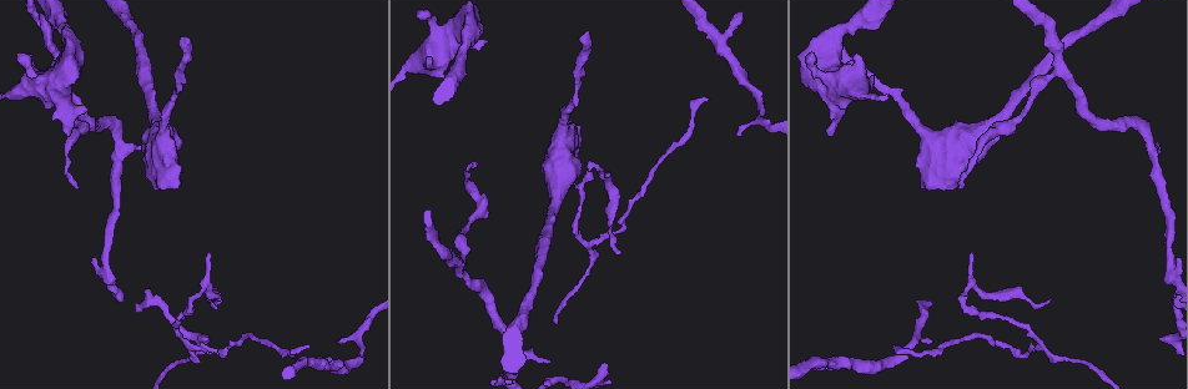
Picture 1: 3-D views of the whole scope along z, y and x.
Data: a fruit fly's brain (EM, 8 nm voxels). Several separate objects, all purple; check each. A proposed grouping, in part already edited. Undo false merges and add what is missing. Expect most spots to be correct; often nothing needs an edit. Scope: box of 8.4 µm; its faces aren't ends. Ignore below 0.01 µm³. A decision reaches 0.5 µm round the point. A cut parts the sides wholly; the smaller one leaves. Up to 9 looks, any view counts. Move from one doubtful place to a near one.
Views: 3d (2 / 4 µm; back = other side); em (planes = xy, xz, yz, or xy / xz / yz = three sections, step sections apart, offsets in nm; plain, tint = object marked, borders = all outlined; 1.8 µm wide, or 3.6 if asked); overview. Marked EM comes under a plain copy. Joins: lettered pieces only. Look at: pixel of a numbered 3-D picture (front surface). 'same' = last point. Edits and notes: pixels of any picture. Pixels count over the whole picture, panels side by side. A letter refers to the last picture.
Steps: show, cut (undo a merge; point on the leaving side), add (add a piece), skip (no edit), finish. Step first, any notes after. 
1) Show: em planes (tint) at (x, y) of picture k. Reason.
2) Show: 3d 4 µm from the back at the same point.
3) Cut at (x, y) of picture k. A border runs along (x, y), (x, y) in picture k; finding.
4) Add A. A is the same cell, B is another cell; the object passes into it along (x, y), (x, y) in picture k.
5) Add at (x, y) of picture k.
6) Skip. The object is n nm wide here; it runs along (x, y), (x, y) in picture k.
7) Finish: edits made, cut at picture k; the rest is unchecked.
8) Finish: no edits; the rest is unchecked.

Show: em 3.6 µm yz step 16 (borders) at (86, 107) of picture 1. Free end.

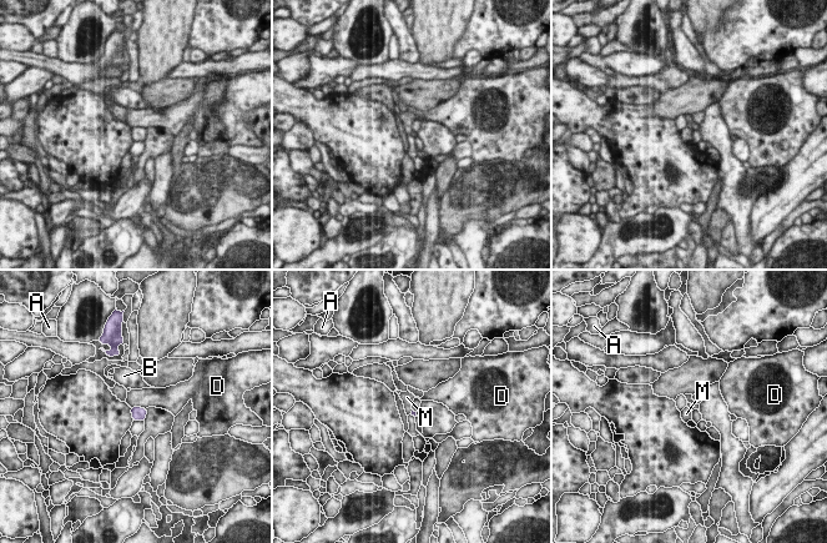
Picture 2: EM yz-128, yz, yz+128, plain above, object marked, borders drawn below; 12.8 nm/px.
Show: em 3.6 µm planes (borders) at the same point. Another direction.

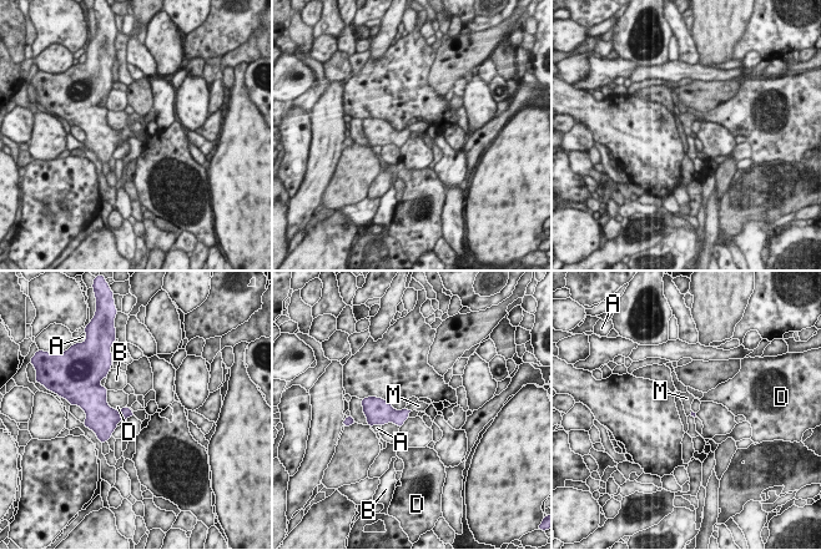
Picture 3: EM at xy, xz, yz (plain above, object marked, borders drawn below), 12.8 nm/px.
Skip. A, B, D and M are other cells; no lettered piece goes on from it.

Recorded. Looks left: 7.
Show: 3d 2 µm at (187, 40) of picture 1. Long arm stops here.

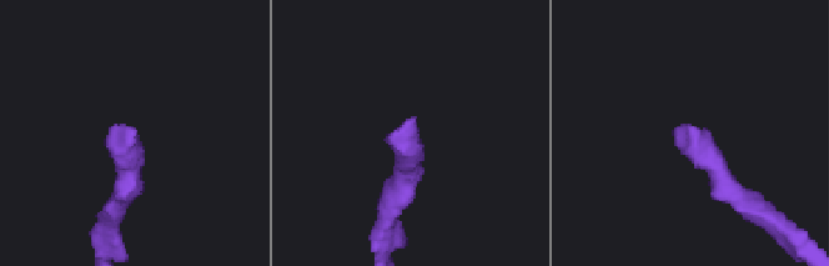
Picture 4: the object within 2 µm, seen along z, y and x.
Show: em planes (borders) at (136, 130) of picture 4.

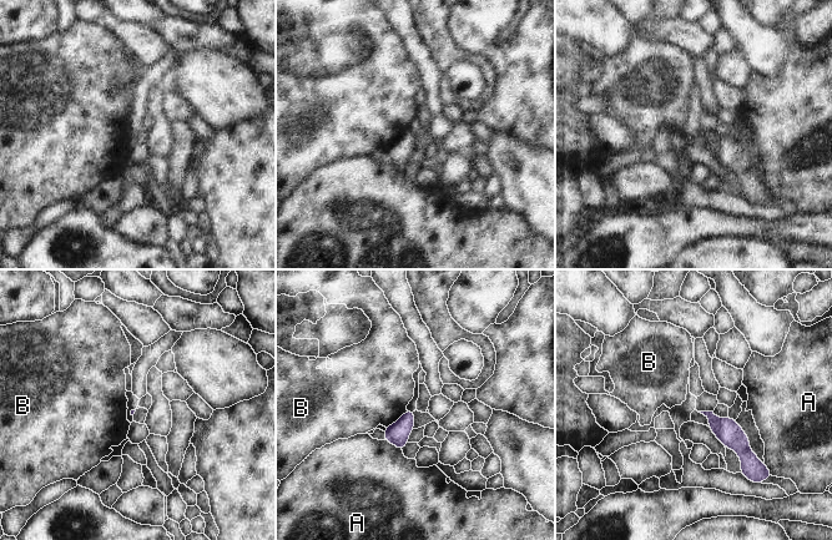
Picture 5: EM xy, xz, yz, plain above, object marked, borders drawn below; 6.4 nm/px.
Skip. A and B are other cells; no lettered piece goes on from it.

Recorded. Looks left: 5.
Show: 3d 2 µm at (460, 260) of picture 1. Three arms meet.

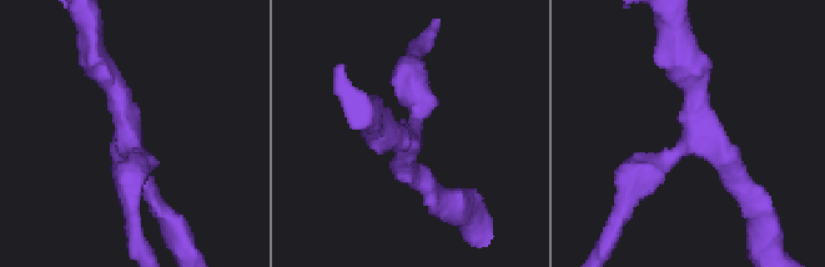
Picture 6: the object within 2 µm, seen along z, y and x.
Show: em 3.6 µm xy step 16 (tint) at (133, 147) of picture 6. 3 arms meet here.

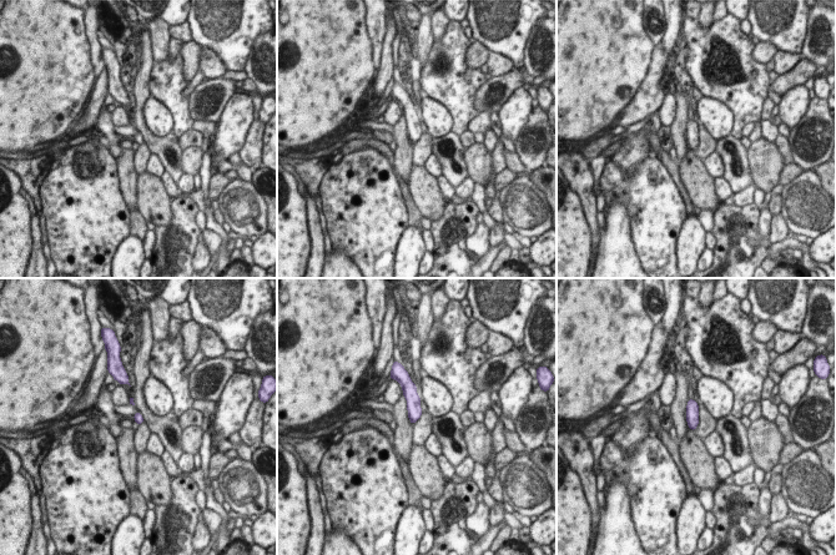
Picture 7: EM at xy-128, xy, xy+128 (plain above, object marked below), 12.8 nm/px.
Show: em 3.6 µm planes (borders) at the same point.

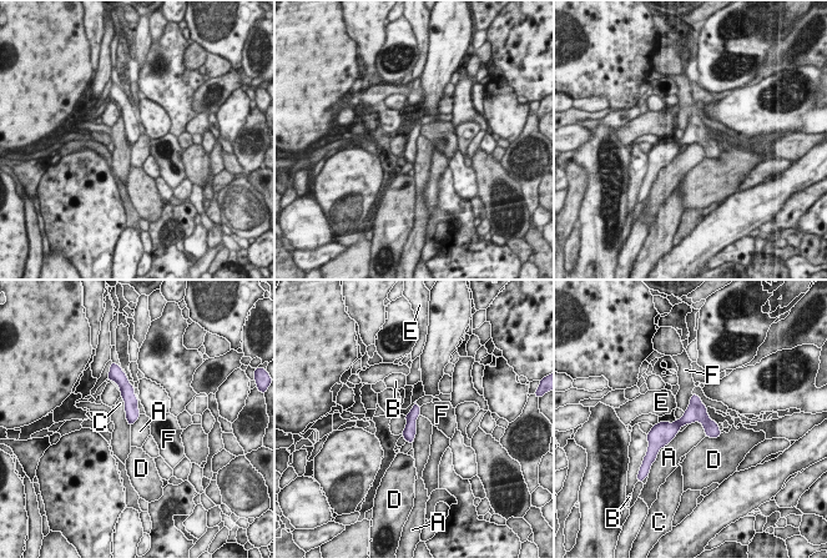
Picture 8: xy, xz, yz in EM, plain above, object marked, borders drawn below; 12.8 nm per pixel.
Skip. A, B, C, D, E and F are other cells; it runs along (659, 427), (701, 417), (717, 432) in picture 8; all the same cell.

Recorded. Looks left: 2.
Show: em planes (borders) at (210, 252) of picture 1.

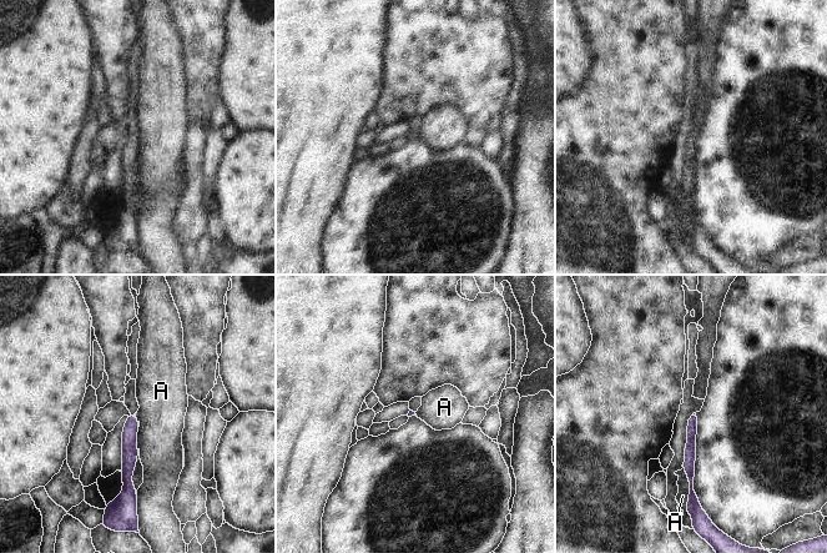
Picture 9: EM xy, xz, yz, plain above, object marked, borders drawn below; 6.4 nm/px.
Skip. A is another cell; it runs along (134, 417), (129, 438), (130, 489) in picture 9; no lettered piece goes on from it.

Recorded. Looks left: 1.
Finish: no edits; the rest is unchecked.

